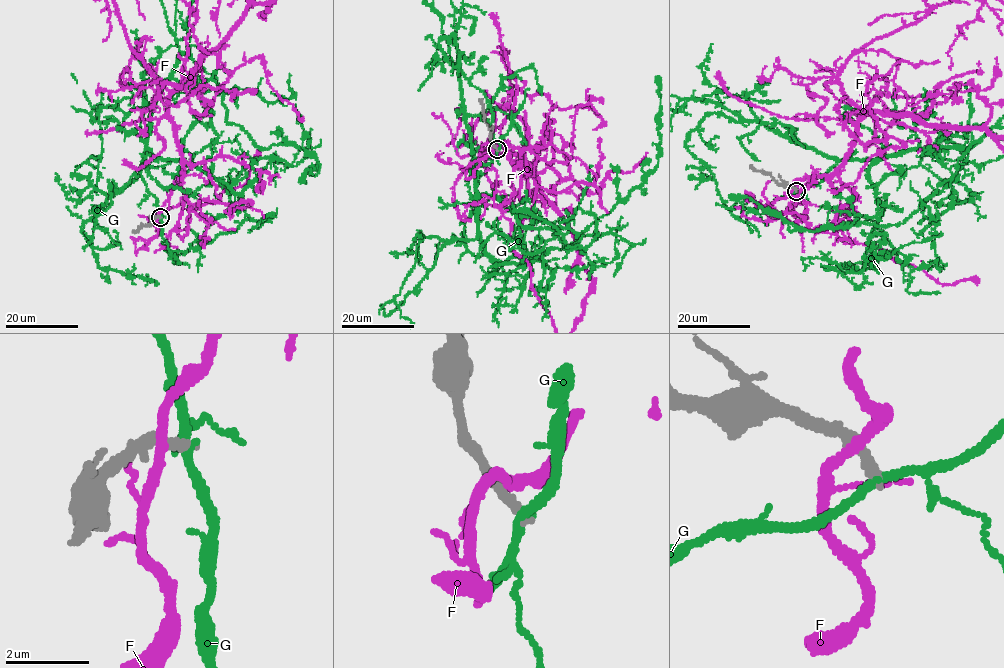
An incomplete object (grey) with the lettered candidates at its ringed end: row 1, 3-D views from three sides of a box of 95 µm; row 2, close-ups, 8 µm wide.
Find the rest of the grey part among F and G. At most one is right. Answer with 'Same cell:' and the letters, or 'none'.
Same cell: none

